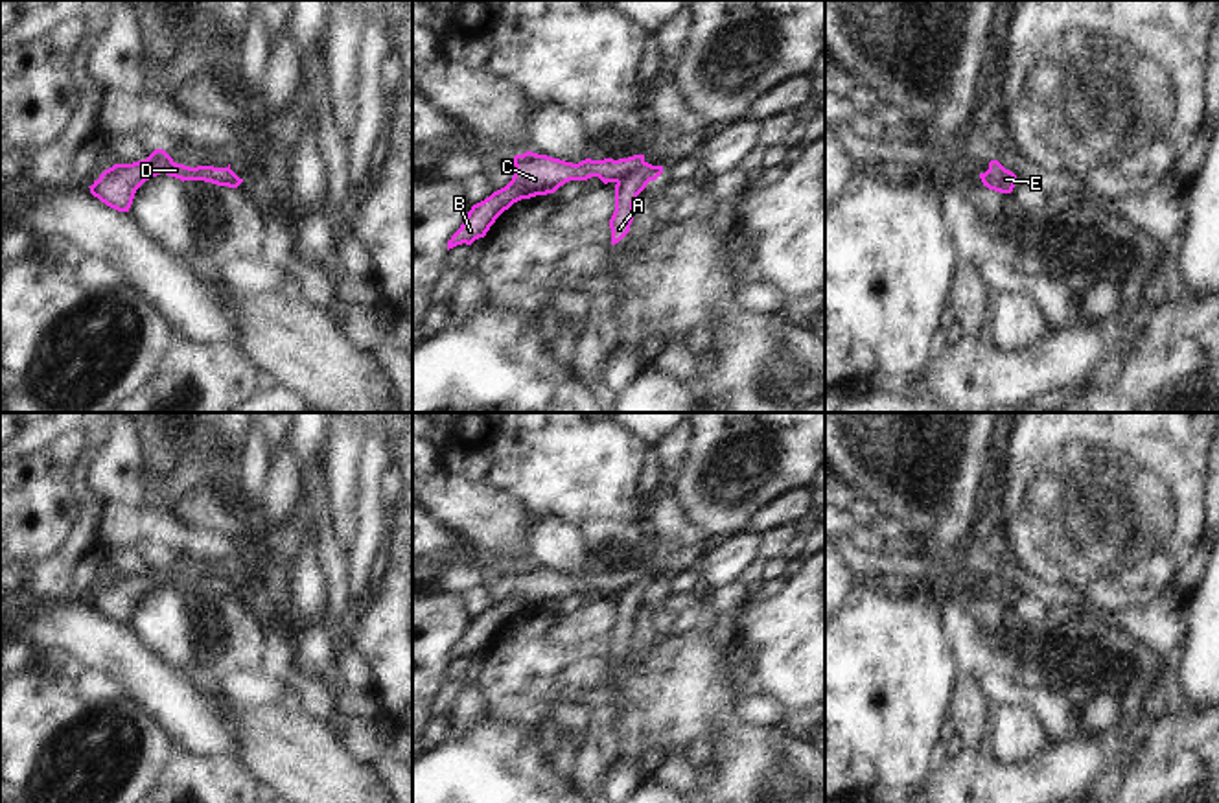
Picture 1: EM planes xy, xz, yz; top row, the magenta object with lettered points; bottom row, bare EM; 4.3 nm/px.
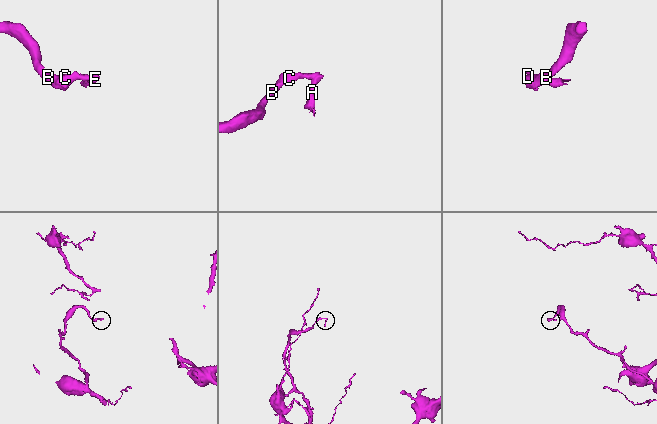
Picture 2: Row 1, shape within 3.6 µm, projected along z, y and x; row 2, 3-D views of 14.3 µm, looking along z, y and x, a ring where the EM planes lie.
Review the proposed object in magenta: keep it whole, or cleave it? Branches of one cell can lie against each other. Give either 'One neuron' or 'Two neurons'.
Two neurons

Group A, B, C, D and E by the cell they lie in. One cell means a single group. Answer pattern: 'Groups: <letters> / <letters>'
Groups: A E / B C D

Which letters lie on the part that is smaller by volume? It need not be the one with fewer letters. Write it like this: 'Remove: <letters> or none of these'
Remove: A, E

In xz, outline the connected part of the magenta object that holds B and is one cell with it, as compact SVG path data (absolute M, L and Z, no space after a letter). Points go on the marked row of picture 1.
M532 151L516 155L512 180L471 206L460 228L447 241L447 250L462 243L471 245L475 239L484 238L495 219L521 199L554 193L569 180L587 180L591 177L598 177L604 184L619 182L643 162L644 155L633 155L619 160L586 158L578 164Z

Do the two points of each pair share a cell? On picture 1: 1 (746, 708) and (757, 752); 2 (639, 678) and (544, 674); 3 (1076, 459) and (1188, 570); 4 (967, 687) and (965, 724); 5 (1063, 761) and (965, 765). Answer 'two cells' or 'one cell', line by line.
1: two cells
2: one cell
3: two cells
4: one cell
5: one cell

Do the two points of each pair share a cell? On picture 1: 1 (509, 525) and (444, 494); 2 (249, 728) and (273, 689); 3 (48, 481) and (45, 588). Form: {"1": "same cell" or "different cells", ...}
{"1": "same cell", "2": "different cells", "3": "different cells"}

